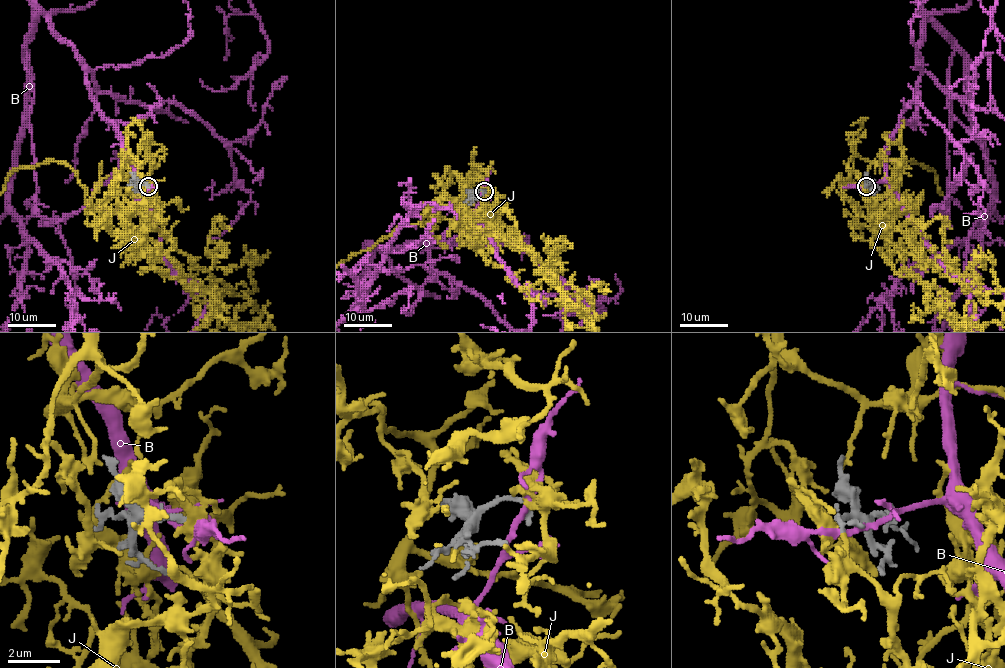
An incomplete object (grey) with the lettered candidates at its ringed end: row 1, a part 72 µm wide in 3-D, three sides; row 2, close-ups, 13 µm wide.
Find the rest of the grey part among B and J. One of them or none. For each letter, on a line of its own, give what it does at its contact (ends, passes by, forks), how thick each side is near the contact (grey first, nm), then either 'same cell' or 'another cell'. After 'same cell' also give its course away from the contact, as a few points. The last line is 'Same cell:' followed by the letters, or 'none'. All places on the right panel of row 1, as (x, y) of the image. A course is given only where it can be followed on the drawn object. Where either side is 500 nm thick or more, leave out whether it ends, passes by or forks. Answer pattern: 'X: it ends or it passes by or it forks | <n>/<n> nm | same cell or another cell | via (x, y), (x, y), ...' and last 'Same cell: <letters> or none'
B: it passes by | 240/240 nm | another cell
J: it passes by | 280/440 nm | same cell
Same cell: J

